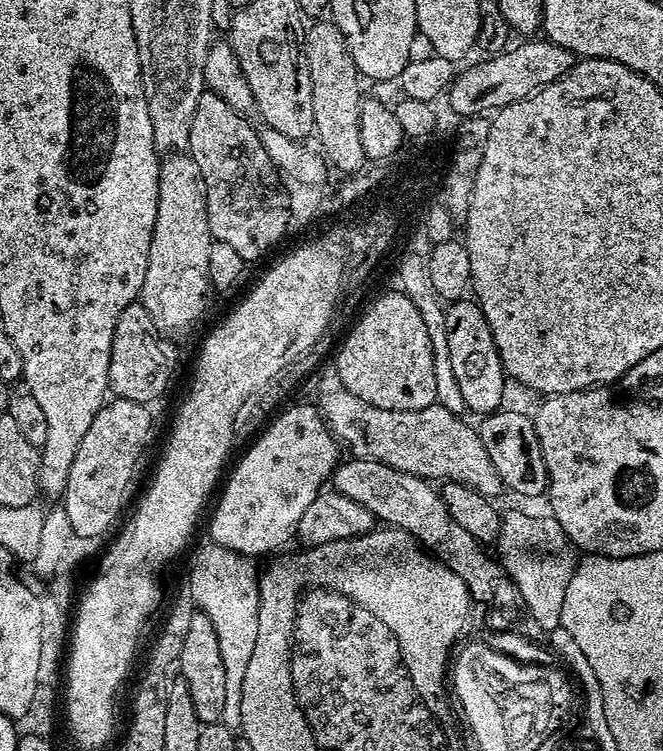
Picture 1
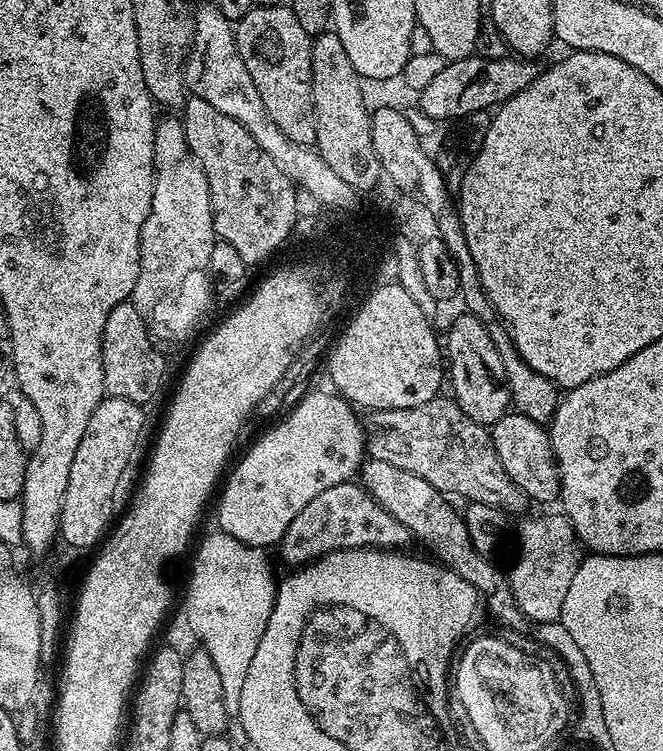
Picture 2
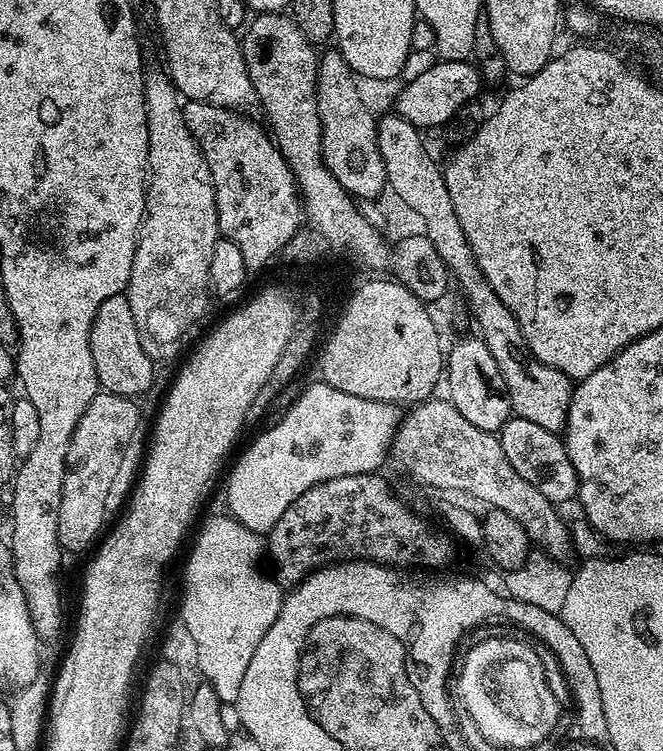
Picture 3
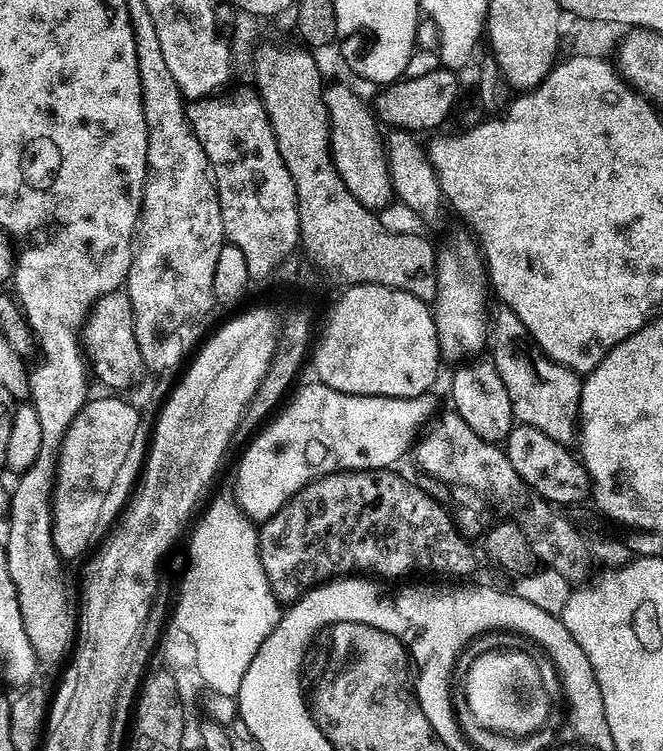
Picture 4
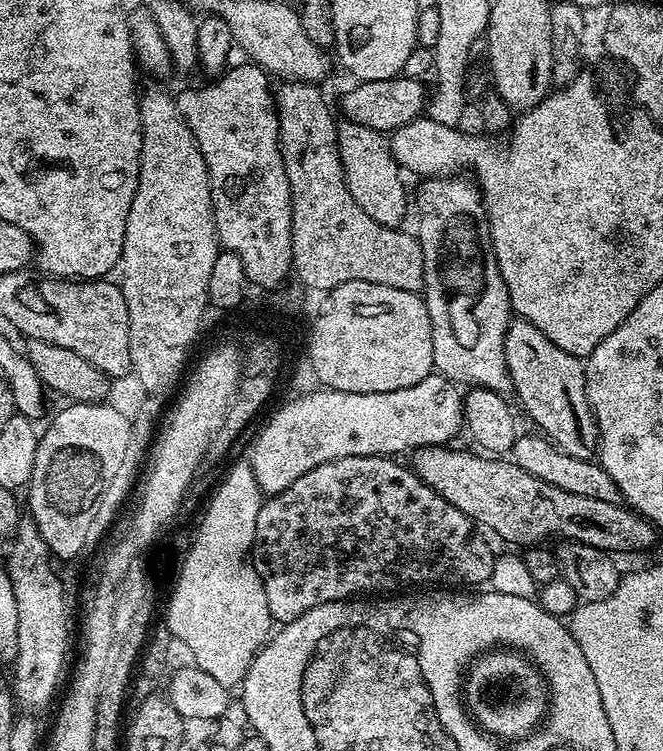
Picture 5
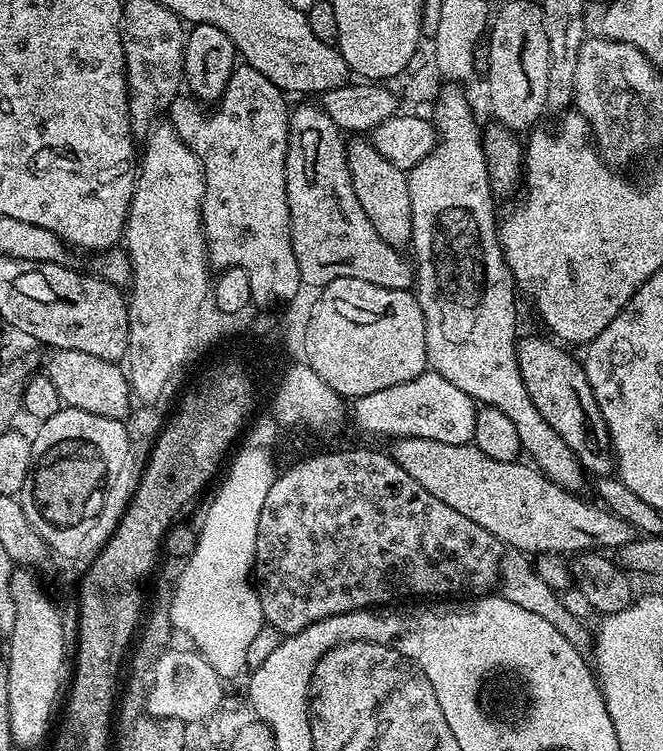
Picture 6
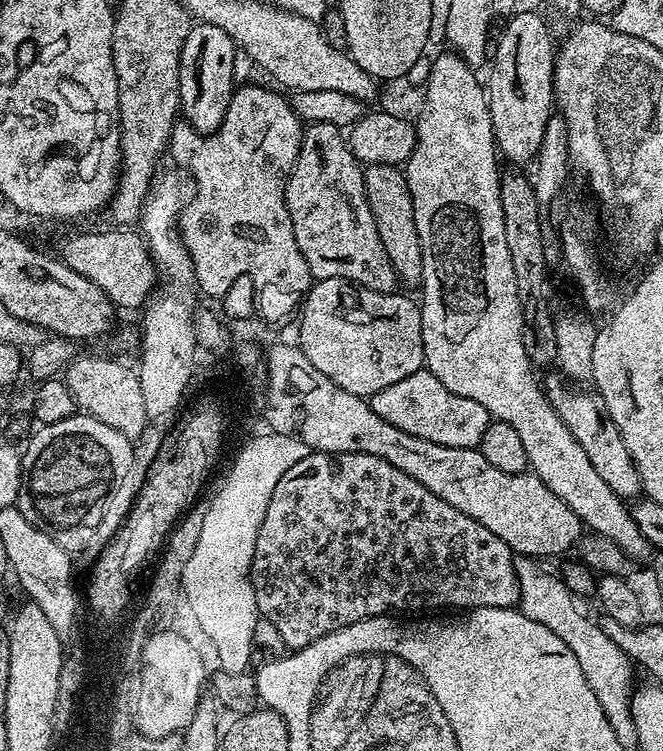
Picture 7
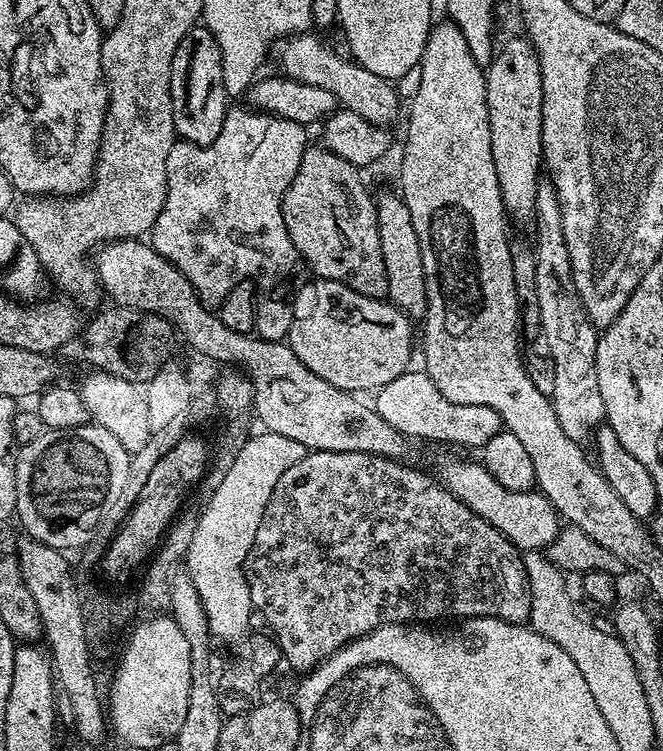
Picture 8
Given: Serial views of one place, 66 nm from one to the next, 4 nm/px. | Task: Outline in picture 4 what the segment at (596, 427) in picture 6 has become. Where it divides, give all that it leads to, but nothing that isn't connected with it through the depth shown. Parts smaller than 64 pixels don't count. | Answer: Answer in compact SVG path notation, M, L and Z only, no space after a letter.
M497 307L497 312L490 316L490 331L488 333L487 347L492 348L490 362L498 370L502 378L502 386L506 386L506 394L510 394L512 415L517 421L534 430L542 430L546 438L554 438L554 442L565 446L572 446L578 440L578 421L580 418L580 386L581 377L565 364L551 360L546 353L537 346L529 336L526 326L509 308Z

